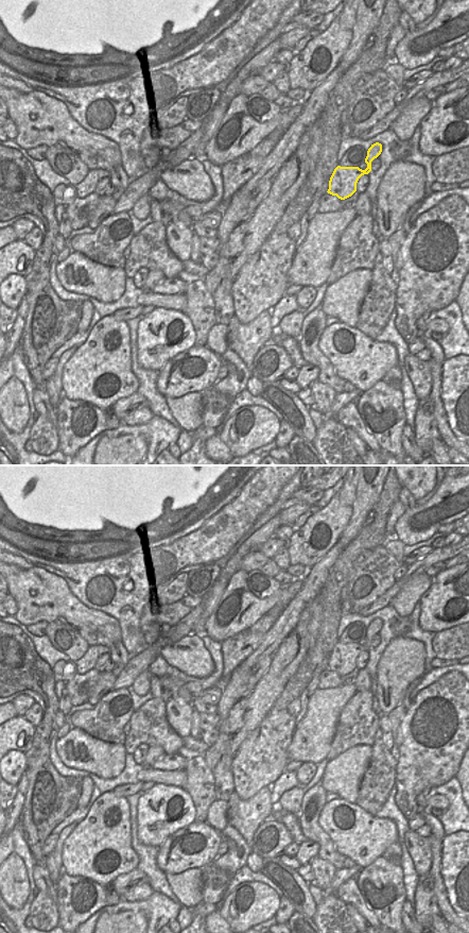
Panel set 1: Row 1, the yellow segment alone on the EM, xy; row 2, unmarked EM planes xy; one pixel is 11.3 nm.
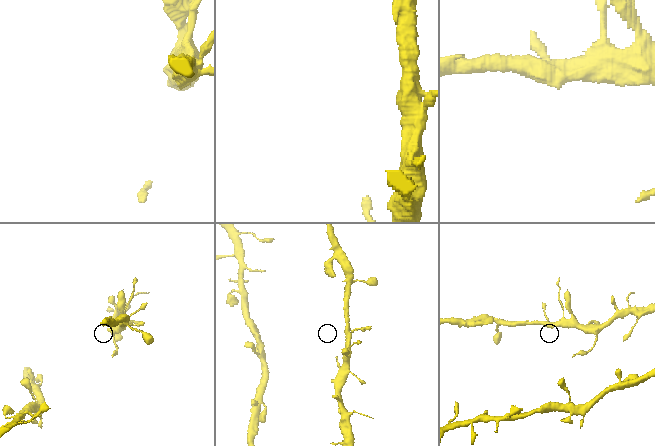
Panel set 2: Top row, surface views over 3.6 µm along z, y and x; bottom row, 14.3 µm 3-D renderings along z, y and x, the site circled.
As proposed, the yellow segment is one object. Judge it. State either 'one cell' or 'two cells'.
one cell

